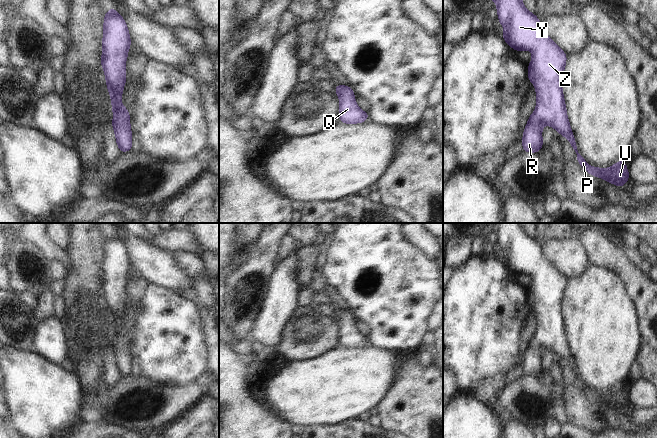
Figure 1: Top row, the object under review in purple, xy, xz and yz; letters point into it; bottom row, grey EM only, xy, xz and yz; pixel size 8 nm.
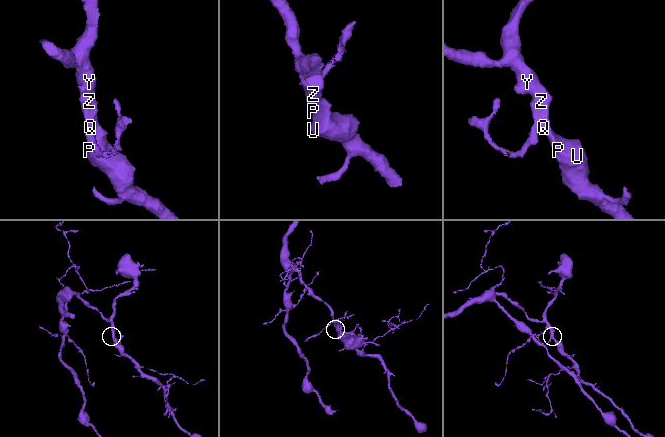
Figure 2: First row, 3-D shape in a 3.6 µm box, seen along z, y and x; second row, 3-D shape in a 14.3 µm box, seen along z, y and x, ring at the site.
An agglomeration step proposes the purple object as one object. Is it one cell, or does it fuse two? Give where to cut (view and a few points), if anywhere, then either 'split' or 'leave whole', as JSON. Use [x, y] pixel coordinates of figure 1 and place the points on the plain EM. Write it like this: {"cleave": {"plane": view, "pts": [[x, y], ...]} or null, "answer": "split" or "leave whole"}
{"cleave": null, "answer": "leave whole"}

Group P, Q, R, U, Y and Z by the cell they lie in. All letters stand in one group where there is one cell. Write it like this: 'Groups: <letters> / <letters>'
Groups: P Q R U Y Z

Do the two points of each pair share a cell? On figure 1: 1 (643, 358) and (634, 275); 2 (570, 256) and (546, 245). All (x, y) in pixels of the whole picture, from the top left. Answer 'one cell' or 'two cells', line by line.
1: one cell
2: one cell

